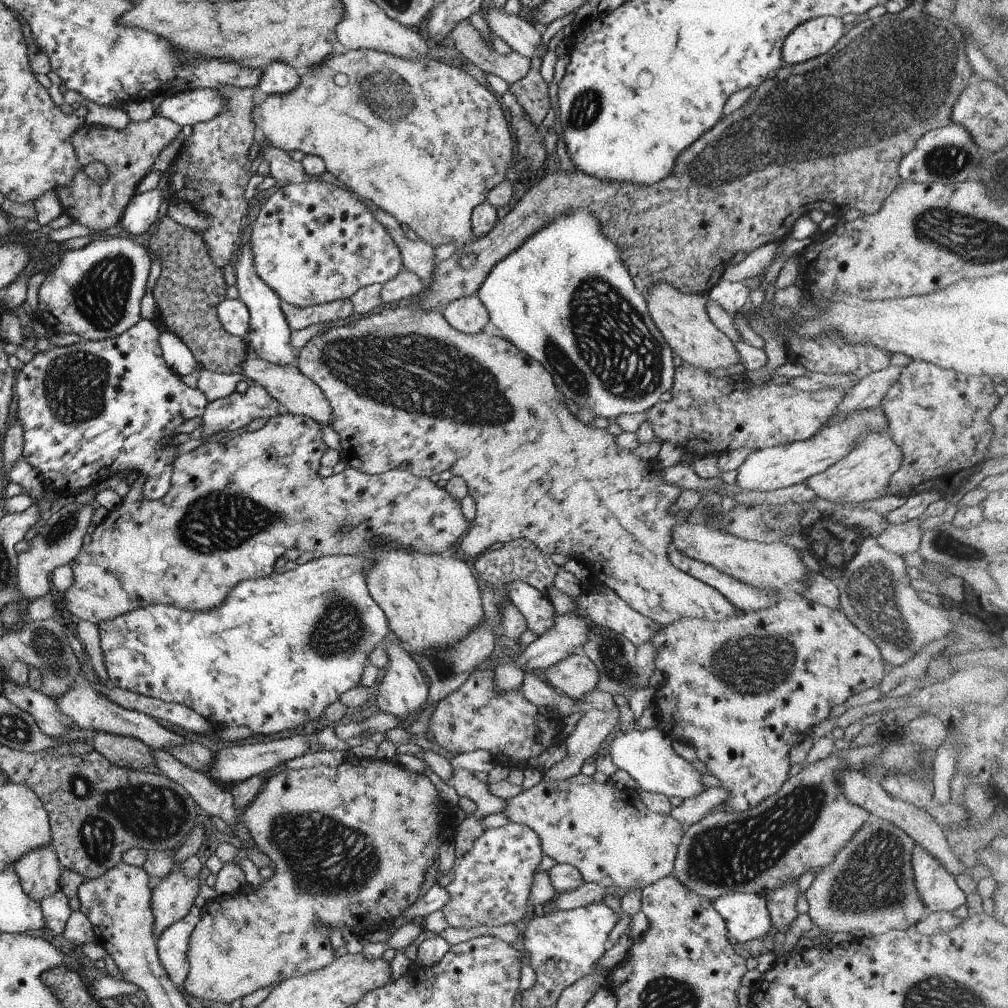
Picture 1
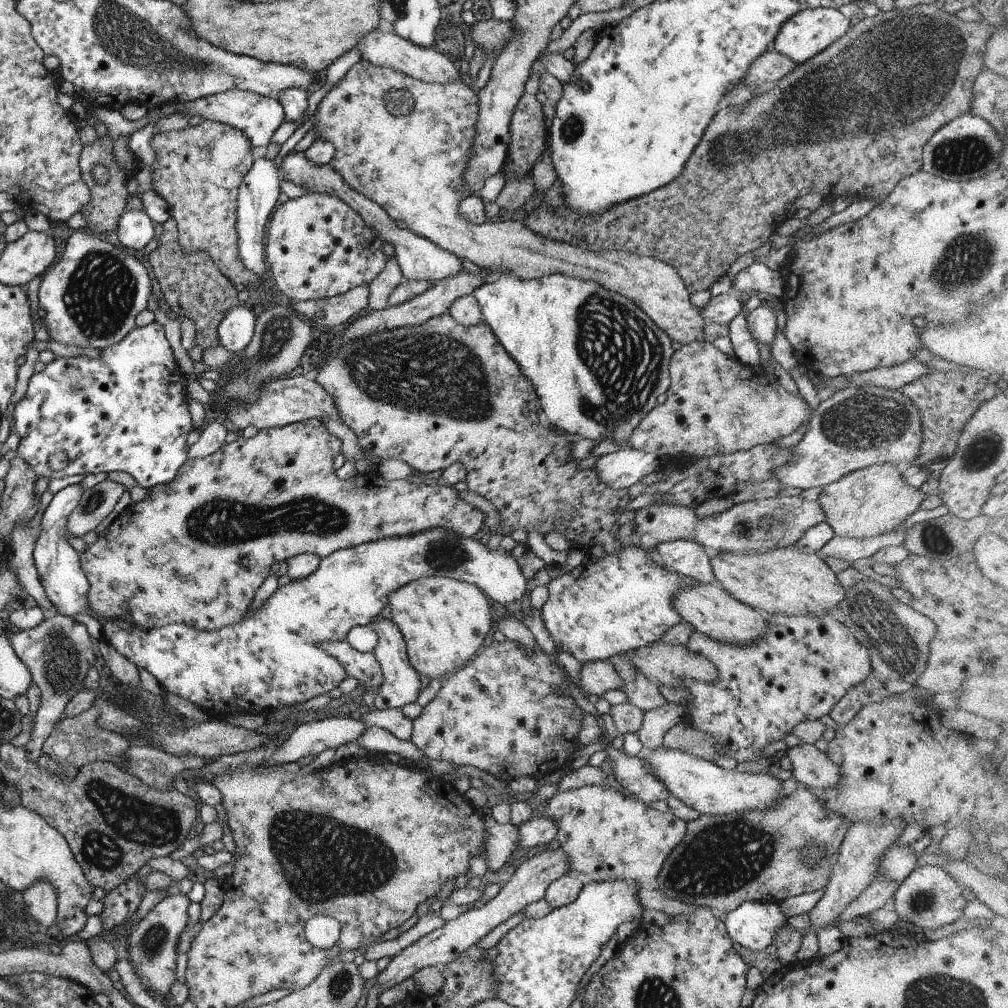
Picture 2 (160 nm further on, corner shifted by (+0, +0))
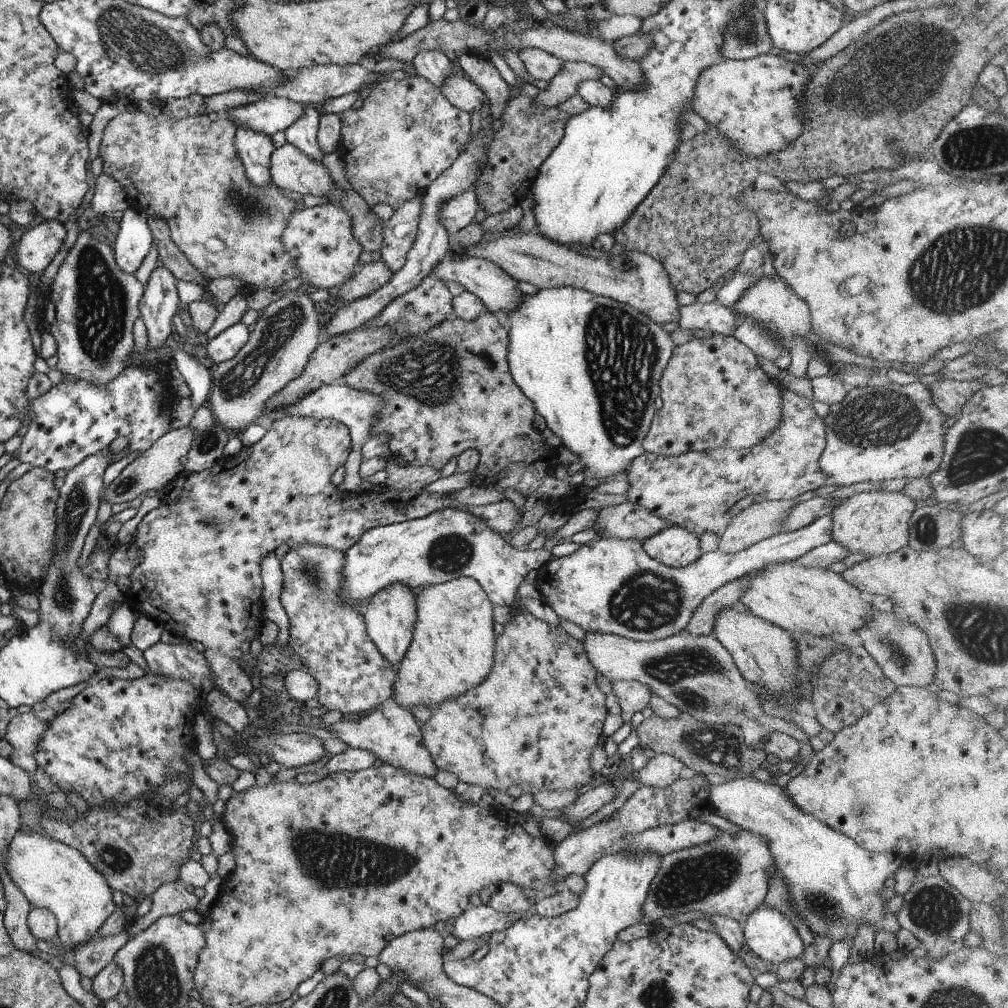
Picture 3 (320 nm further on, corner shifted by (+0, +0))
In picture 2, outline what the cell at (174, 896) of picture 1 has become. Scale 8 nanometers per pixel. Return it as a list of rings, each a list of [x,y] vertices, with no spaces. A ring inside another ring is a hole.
[[[181,893],[169,895],[156,904],[135,926],[126,938],[127,961],[139,978],[145,992],[154,999],[170,999],[170,988],[175,980],[175,960],[178,955],[177,945],[181,933],[188,921],[187,907],[189,899]]]

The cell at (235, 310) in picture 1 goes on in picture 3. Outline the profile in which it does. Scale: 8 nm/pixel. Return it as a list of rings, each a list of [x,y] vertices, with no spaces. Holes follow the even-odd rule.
[[[239,321],[220,332],[215,338],[204,342],[207,364],[218,365],[233,358],[248,341],[249,333],[247,327]]]

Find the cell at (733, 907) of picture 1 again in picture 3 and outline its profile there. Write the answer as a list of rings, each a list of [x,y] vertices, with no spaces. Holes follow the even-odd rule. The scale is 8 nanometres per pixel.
[[[763,904],[746,918],[743,926],[744,943],[759,958],[771,962],[774,966],[790,961],[791,959],[802,959],[804,944],[801,937],[787,916],[778,910]]]

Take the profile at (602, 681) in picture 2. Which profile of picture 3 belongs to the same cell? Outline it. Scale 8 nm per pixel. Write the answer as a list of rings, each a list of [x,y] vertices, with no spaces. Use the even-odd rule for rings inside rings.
[[[610,681],[610,683],[612,694],[618,698],[622,723],[630,721],[635,712],[641,712],[648,706],[652,694],[648,686],[637,681]]]

